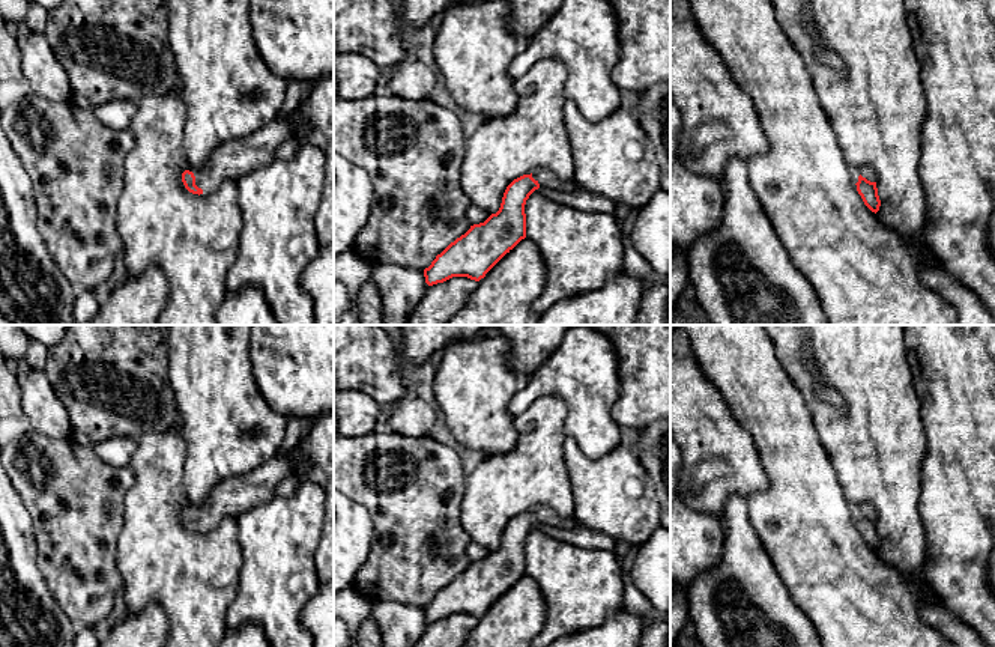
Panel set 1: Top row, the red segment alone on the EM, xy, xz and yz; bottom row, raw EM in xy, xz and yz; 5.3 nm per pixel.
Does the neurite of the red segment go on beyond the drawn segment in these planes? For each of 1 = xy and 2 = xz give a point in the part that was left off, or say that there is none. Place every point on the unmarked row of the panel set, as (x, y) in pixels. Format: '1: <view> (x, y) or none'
1: xy (232, 497)
2: xz (546, 515)

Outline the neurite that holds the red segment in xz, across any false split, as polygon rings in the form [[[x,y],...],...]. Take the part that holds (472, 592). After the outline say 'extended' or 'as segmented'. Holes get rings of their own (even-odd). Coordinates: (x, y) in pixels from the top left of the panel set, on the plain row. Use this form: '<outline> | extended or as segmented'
[[[547,506],[534,507],[514,516],[505,527],[501,545],[484,560],[451,579],[428,605],[424,606],[428,623],[452,614],[479,618],[522,576],[526,575],[525,542],[540,524],[574,528],[582,524],[574,518],[562,518]]] | extended

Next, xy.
[[[334,412],[307,424],[305,432],[307,438],[283,457],[275,456],[248,474],[219,481],[204,504],[194,510],[185,507],[182,519],[192,531],[212,531],[222,519],[237,519],[271,501],[277,484],[293,475],[295,468],[305,477],[311,465],[320,466],[326,474],[325,524],[316,551],[316,572],[319,582],[334,582]]] | extended

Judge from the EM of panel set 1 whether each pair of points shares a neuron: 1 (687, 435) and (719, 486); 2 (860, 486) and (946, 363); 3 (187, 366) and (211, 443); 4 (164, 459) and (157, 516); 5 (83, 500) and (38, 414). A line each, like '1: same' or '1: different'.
1: same
2: different
3: same
4: same
5: different

